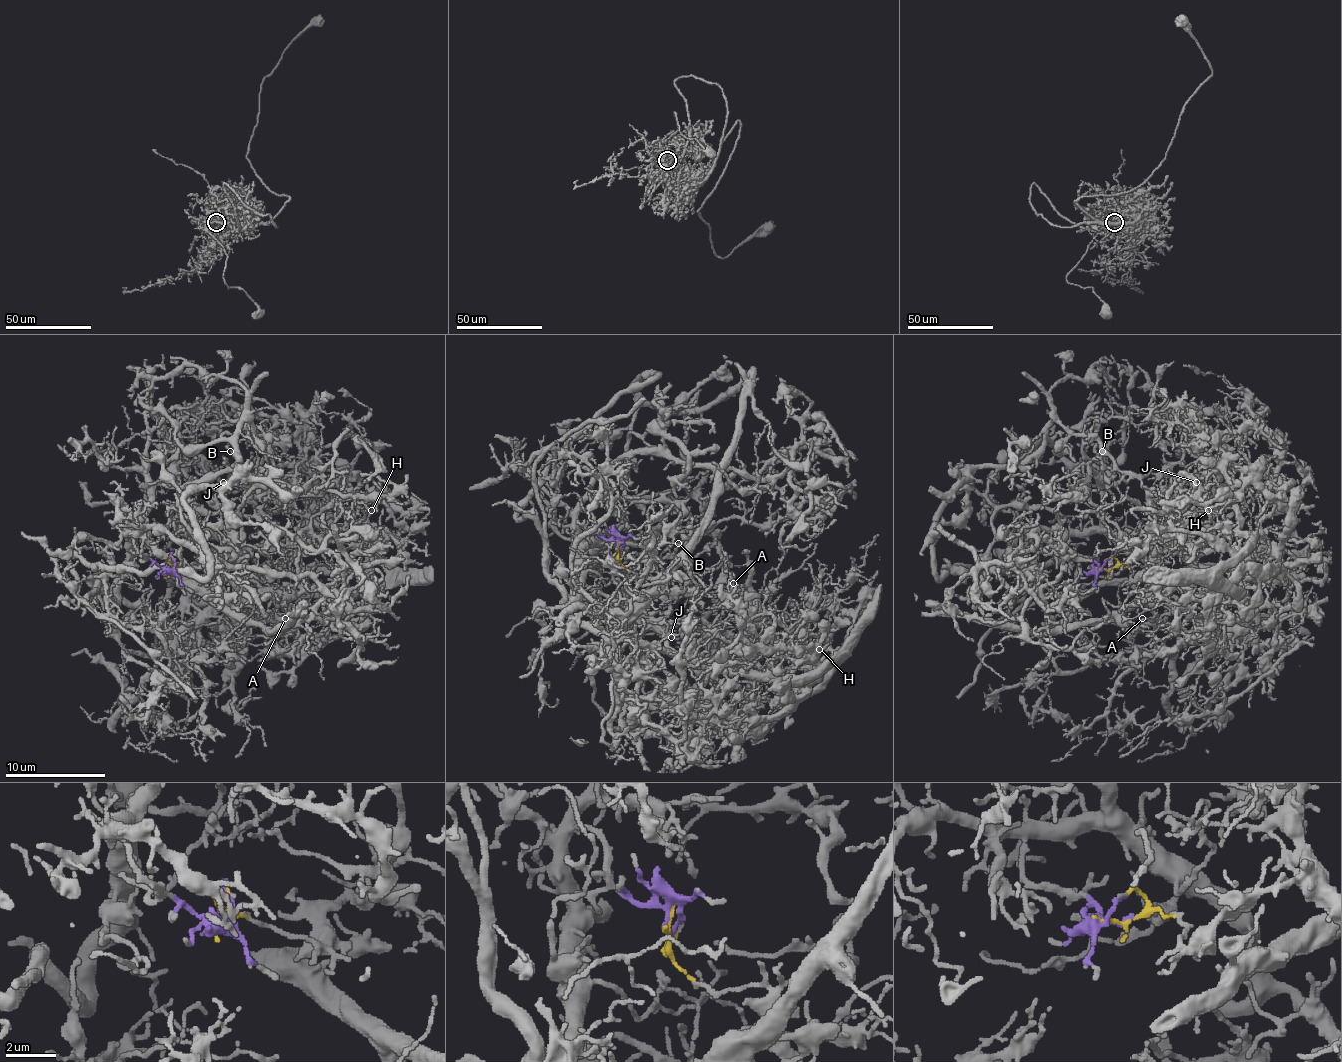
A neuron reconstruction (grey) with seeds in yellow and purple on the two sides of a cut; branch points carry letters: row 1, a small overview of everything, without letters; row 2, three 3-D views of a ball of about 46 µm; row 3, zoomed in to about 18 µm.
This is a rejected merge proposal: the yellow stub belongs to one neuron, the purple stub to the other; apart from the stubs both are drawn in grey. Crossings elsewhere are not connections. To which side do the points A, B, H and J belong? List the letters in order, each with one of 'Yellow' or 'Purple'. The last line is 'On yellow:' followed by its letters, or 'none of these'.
A: Yellow
B: Purple
H: Yellow
J: Yellow
On yellow: A, H, J

